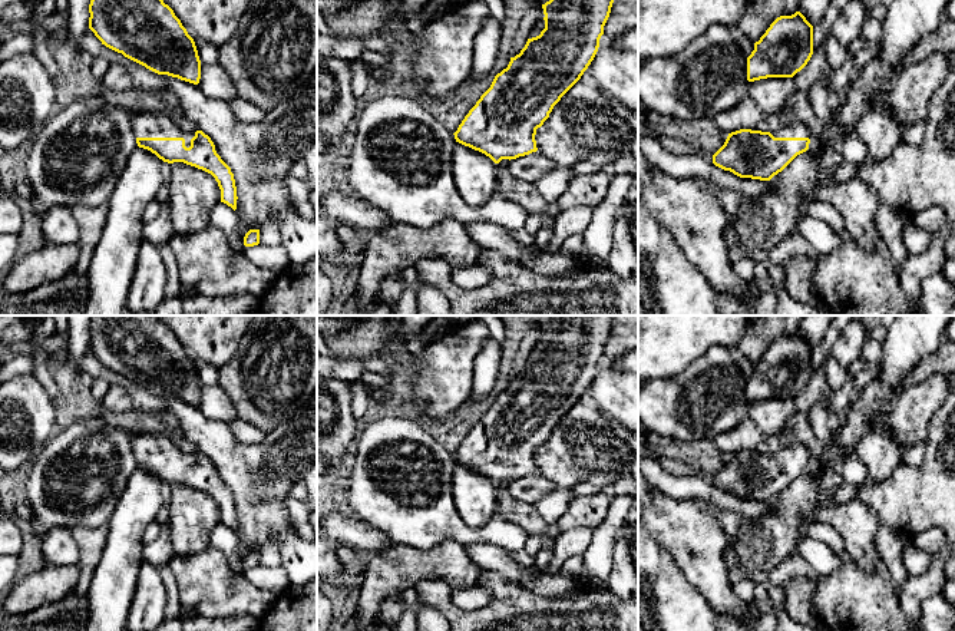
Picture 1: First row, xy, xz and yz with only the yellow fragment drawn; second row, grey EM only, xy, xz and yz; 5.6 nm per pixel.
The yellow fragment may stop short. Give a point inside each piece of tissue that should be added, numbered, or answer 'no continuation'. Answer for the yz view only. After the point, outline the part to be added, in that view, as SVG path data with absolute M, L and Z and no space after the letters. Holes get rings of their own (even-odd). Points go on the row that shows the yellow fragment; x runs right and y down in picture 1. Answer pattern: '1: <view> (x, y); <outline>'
1: yz (793, 129); M790 123L771 133L774 138L812 138L804 123Z

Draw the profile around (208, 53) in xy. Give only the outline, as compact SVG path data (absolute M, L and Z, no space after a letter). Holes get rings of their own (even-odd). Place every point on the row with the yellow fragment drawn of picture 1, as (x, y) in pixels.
M194 39L194 42L196 46L201 63L209 65L209 66L218 65L218 47L215 47L209 42L199 40L199 39Z

